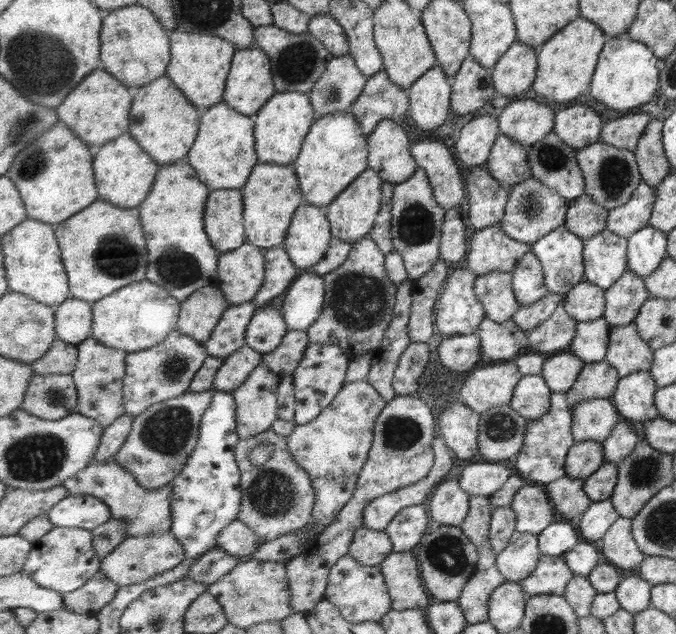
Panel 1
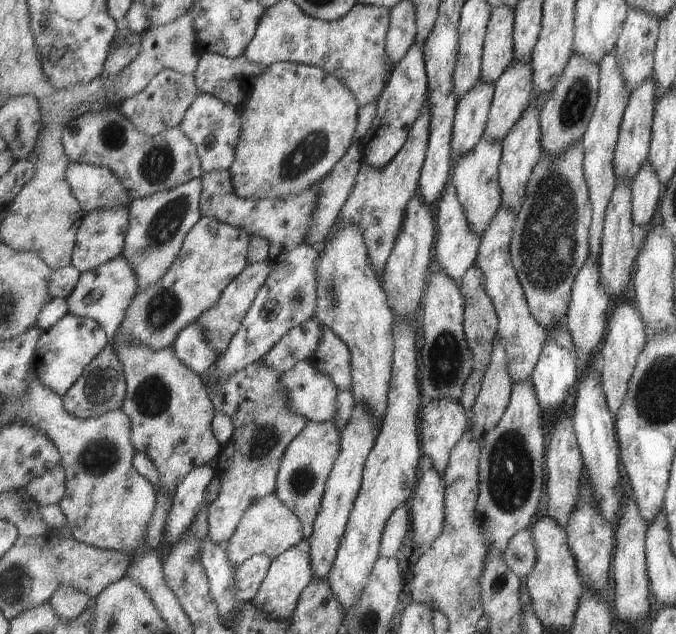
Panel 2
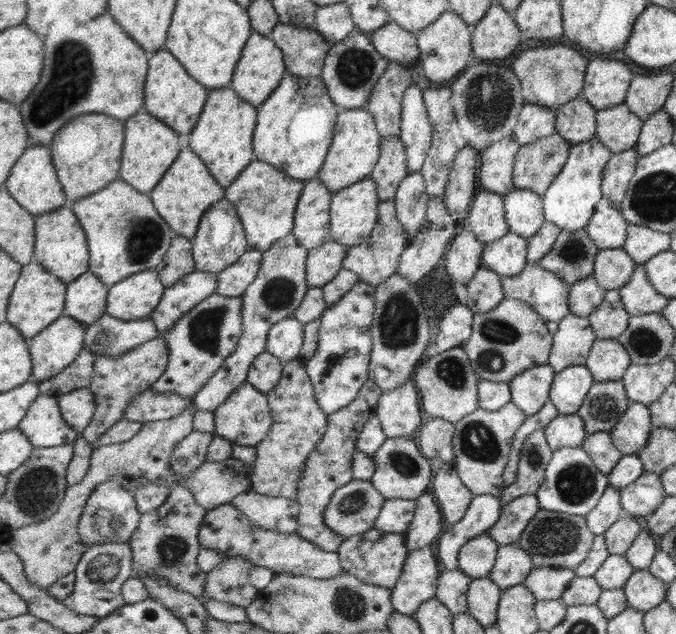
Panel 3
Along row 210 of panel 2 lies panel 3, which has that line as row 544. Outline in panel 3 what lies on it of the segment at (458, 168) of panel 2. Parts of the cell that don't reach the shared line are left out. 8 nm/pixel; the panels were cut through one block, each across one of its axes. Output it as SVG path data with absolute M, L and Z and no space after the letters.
M489 532L473 538L459 553L459 569L473 579L489 576L498 560L499 548Z

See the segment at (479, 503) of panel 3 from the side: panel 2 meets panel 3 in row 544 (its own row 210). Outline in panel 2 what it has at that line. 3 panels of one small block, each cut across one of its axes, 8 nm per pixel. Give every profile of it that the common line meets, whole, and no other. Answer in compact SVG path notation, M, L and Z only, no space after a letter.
M451 182L448 184L444 195L438 202L438 207L439 242L435 246L435 261L439 266L443 266L443 270L447 270L457 282L462 282L461 278L467 274L467 270L477 263L482 244L482 235L477 234L471 228L469 218L467 218L465 208L463 208L463 202L459 202L455 184Z

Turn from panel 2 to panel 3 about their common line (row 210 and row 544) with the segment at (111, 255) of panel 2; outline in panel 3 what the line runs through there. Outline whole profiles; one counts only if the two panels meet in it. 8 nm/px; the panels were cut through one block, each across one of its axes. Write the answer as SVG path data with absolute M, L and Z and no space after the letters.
M125 542L91 546L86 550L86 556L79 561L74 573L76 574L74 591L62 600L62 604L77 614L106 618L127 604L122 588L127 580L135 576L134 552L130 544Z

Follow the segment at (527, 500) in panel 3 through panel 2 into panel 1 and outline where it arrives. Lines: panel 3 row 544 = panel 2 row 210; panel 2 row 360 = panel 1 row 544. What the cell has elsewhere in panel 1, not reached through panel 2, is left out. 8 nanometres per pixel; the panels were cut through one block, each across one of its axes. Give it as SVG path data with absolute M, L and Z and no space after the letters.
M517 531L507 549L498 556L498 569L507 581L519 583L534 572L541 557L539 535Z

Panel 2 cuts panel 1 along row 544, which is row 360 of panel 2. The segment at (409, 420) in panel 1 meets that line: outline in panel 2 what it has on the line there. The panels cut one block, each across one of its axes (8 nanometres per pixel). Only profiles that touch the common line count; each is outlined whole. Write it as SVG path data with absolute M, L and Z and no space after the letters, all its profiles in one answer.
M324 326L323 342L311 360L335 382L338 390L353 392L355 378L350 348L333 330Z

